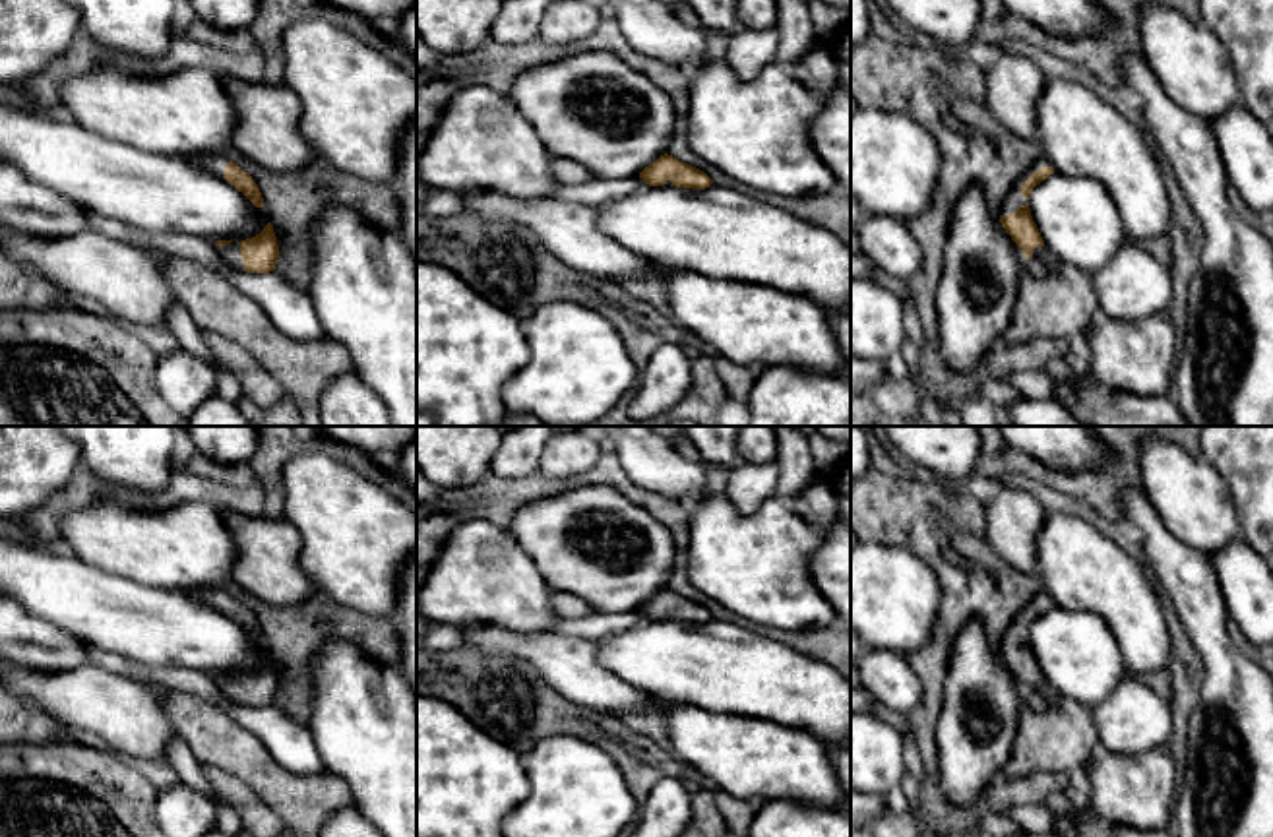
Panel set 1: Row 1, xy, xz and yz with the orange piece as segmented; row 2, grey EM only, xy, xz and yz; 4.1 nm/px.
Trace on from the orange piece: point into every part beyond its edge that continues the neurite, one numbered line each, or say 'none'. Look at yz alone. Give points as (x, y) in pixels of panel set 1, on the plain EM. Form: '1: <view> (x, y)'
1: yz (1014, 634)
2: yz (1041, 686)

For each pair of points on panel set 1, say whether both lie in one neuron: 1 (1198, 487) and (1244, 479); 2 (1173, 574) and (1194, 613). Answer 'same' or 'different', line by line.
1: different
2: same

